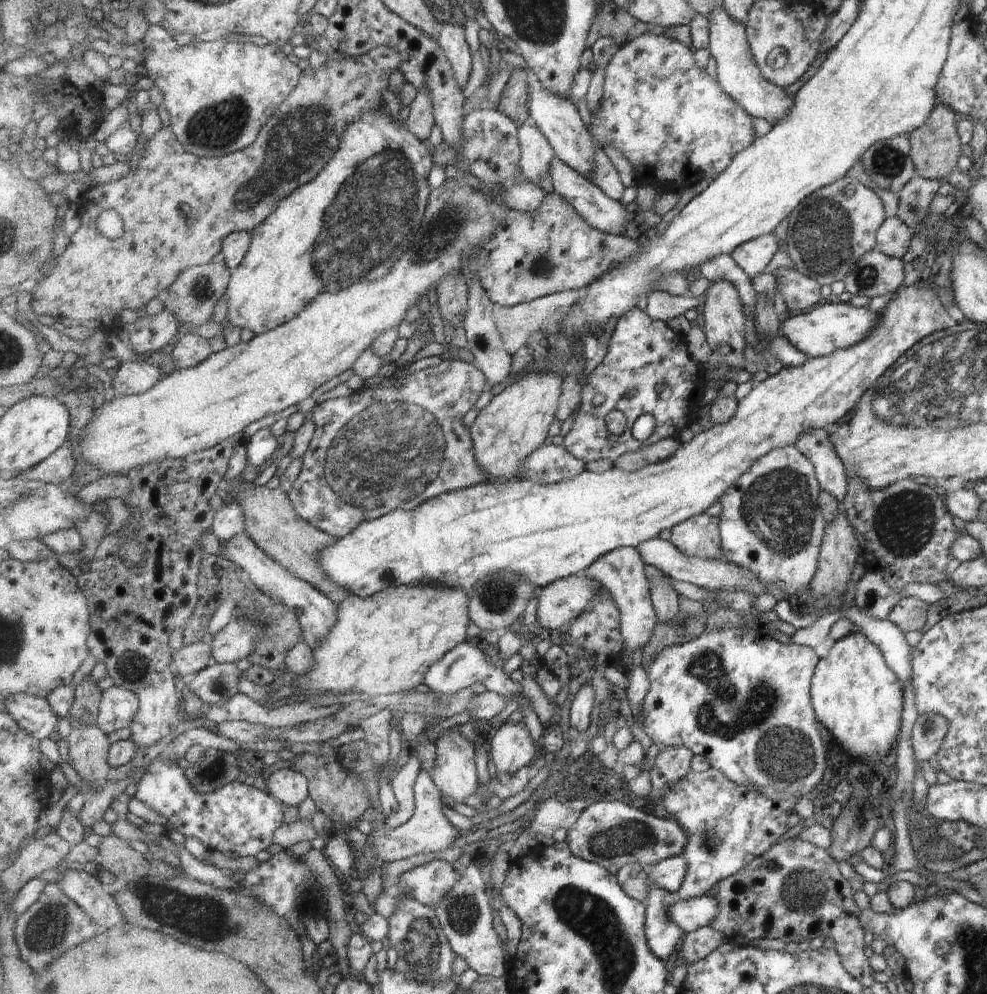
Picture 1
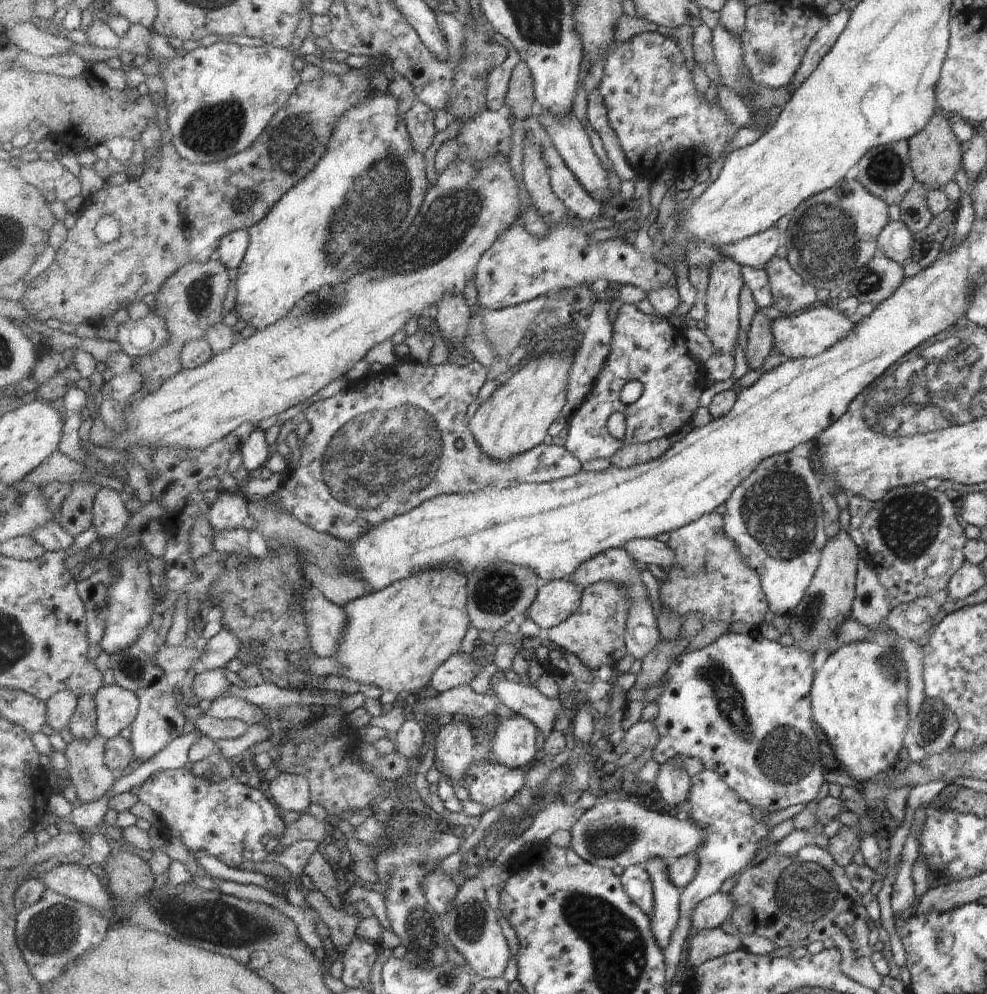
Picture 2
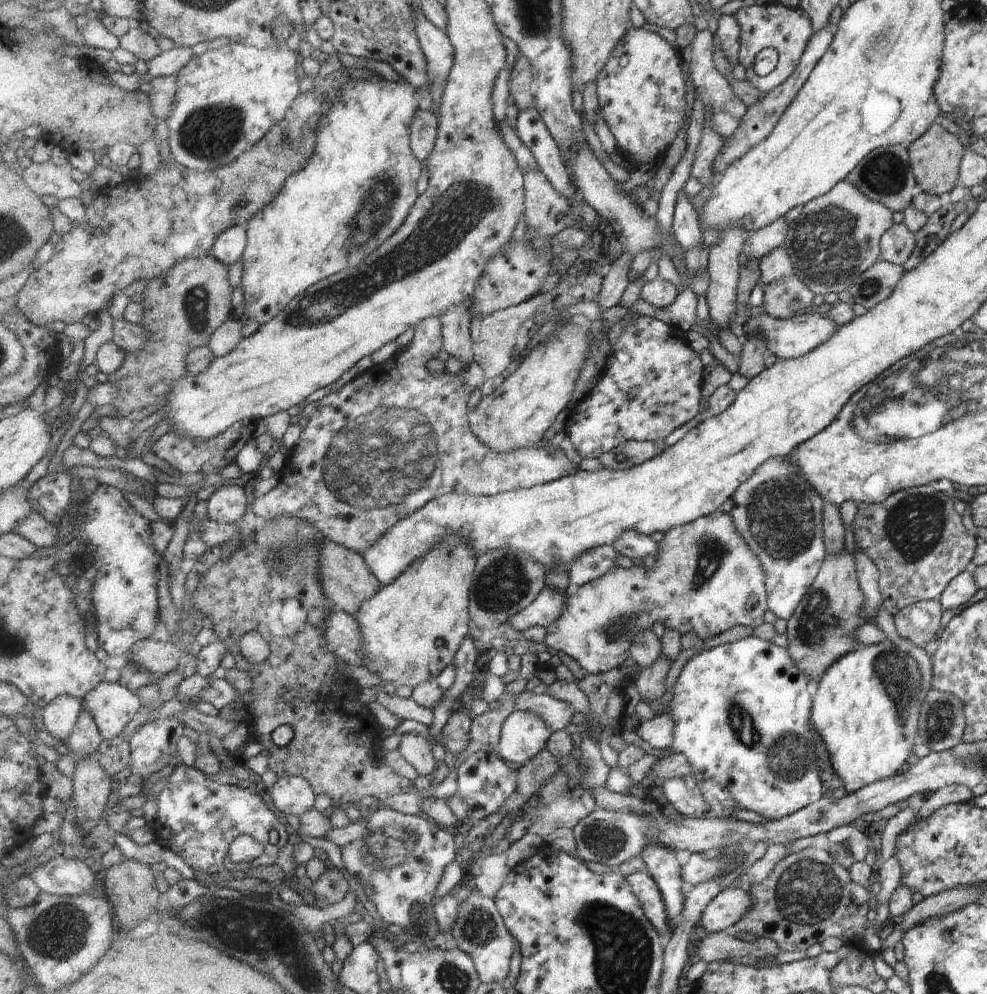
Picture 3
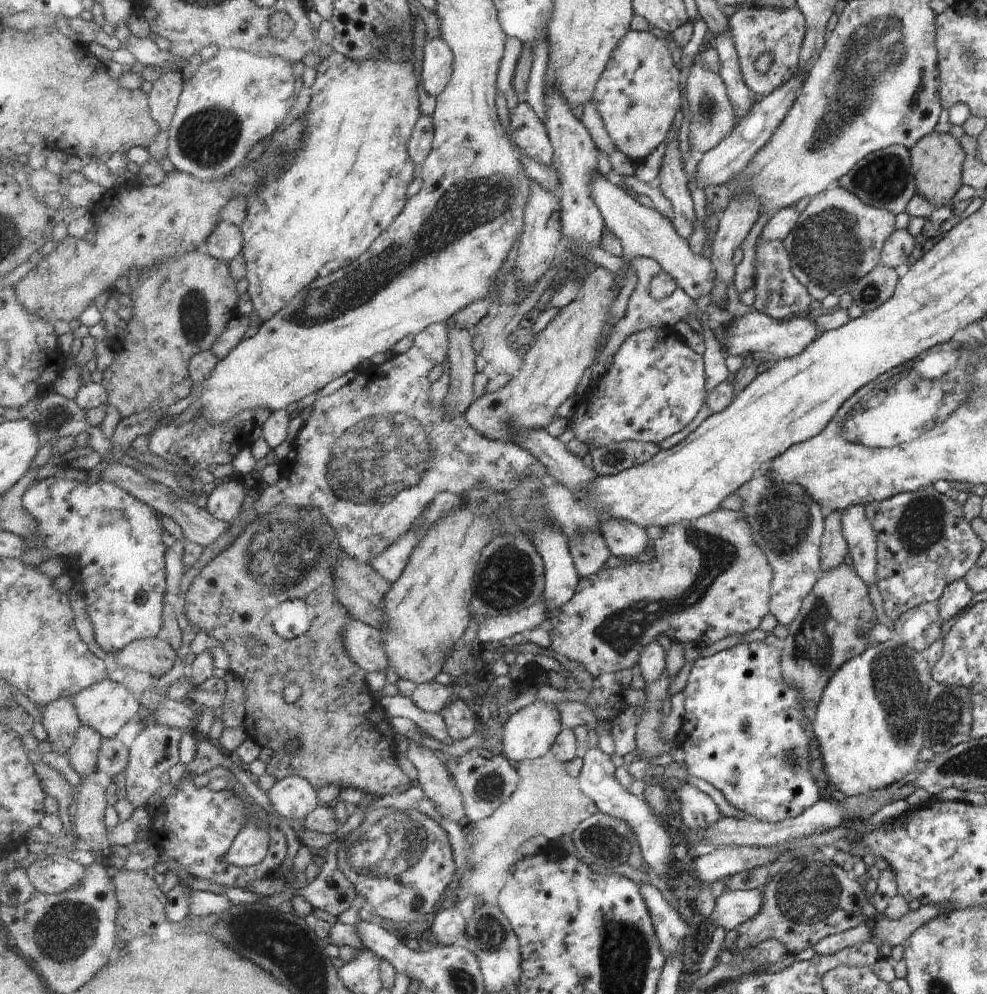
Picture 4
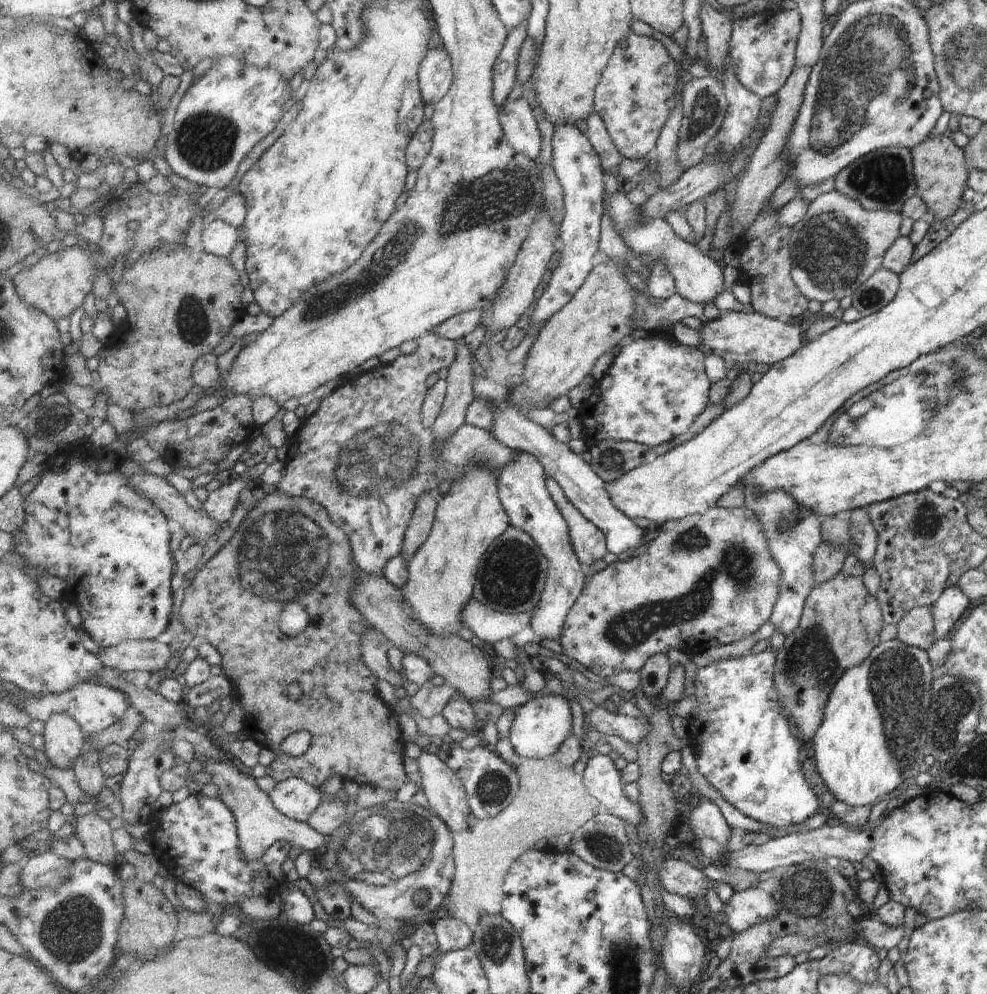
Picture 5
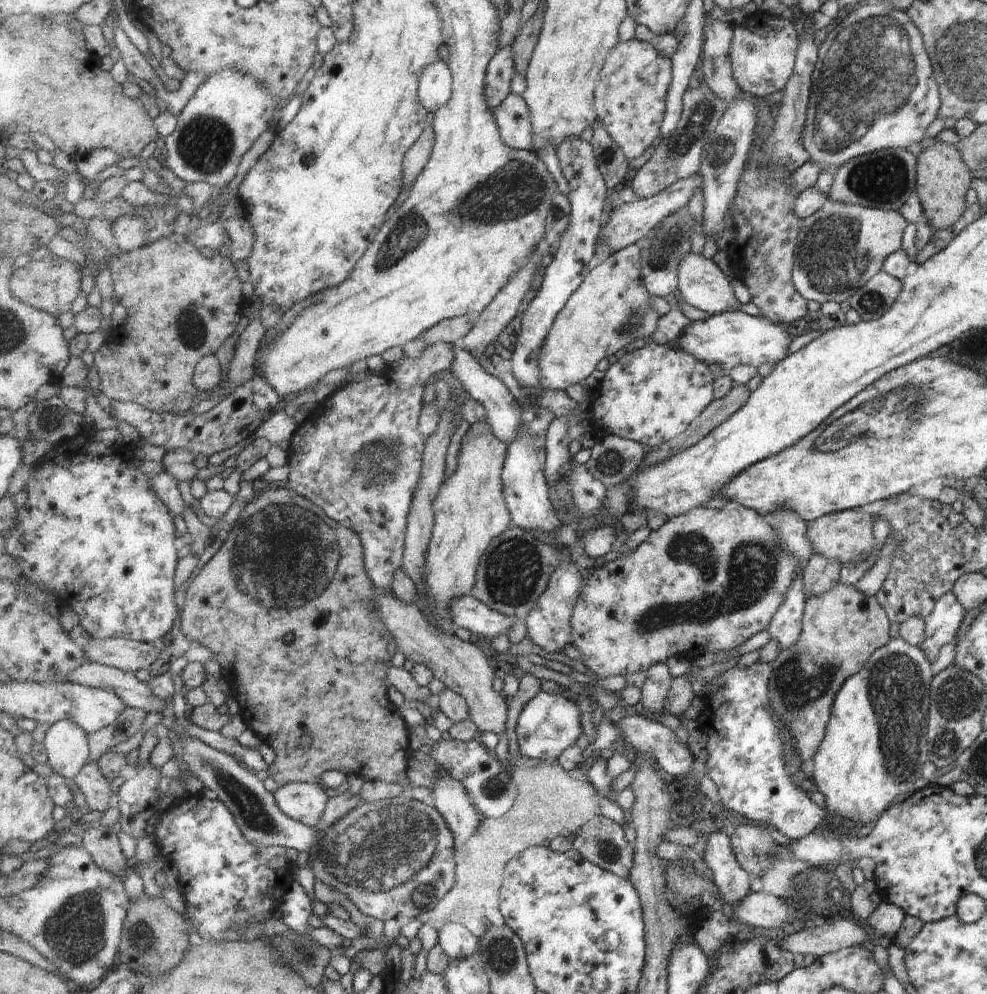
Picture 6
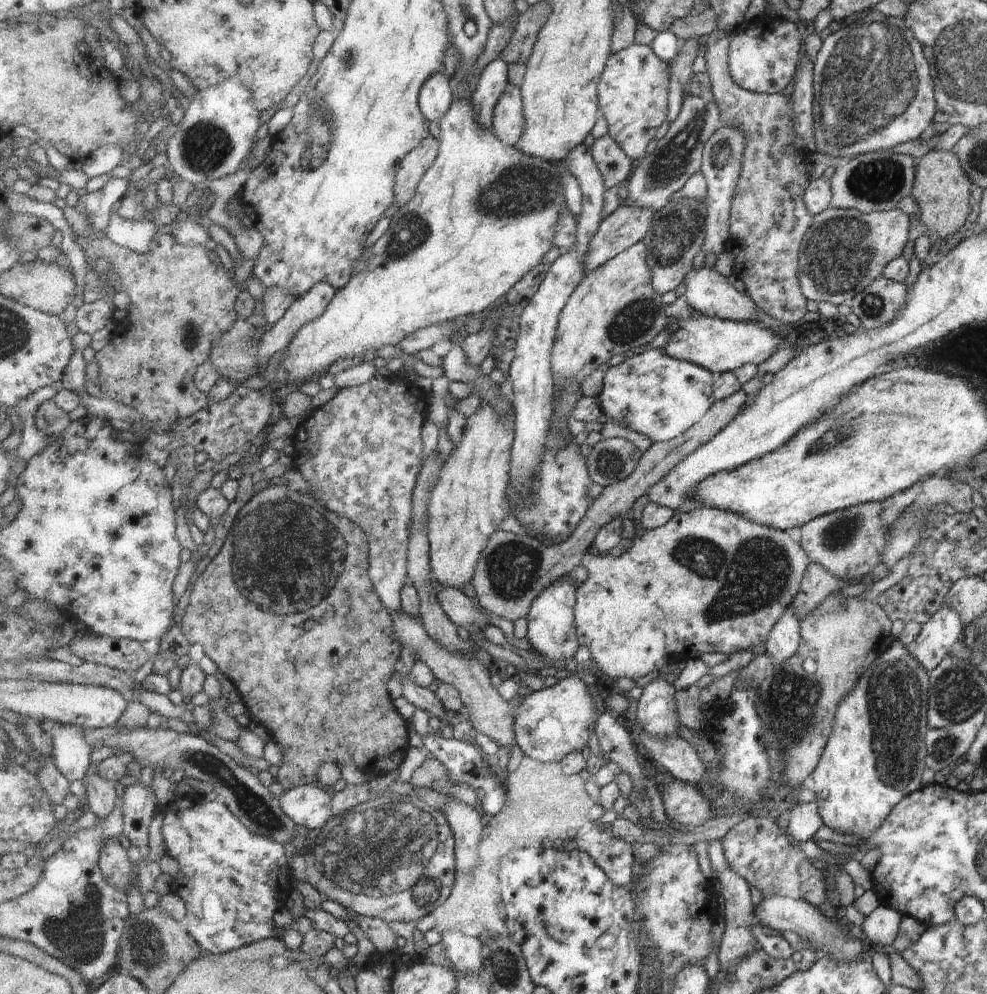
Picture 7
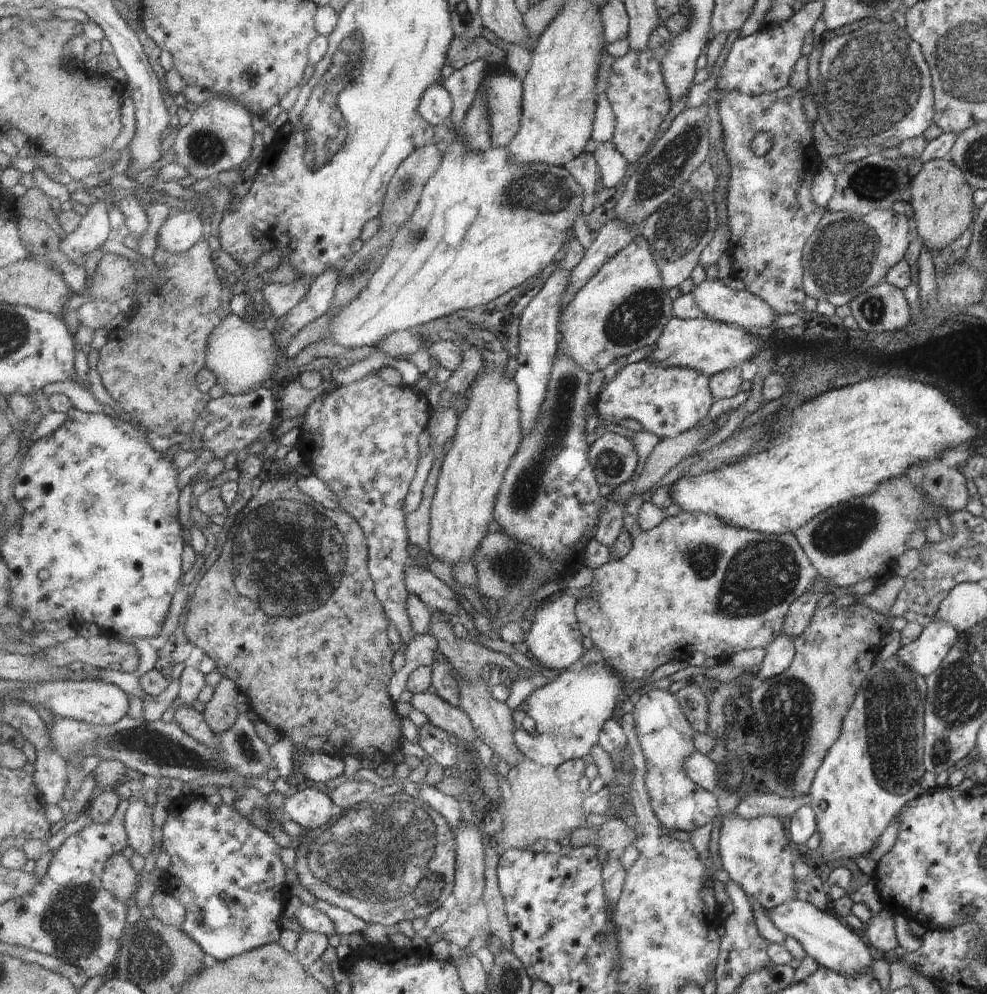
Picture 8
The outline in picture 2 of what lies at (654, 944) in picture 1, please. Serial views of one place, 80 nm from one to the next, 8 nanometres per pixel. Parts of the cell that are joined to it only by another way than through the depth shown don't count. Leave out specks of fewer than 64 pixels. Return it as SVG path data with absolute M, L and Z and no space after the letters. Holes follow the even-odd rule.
M653 858L643 865L653 884L655 892L655 914L651 918L651 930L659 944L659 948L665 952L665 948L671 944L673 932L679 928L681 890L671 882L671 876L667 874L667 864L663 858Z

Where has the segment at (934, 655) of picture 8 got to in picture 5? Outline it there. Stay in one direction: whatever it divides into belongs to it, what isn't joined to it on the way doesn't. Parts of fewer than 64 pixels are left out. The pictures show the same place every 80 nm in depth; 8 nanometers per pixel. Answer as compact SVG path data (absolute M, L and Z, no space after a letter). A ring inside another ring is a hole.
M949 586L941 592L937 601L930 607L933 620L933 643L944 640L951 626L960 620L970 601L957 586Z

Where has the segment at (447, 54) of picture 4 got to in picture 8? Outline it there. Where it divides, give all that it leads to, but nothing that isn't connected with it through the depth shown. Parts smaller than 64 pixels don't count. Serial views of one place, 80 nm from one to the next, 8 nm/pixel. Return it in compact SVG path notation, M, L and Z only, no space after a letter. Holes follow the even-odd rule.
M443 81L430 86L428 92L421 99L421 116L431 126L449 125L453 111L454 102L452 94L444 87Z

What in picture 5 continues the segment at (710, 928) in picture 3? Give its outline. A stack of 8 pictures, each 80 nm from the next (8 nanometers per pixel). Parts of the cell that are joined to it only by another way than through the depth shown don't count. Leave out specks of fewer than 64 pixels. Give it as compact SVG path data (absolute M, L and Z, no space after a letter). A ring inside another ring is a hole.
M754 887L734 892L729 904L722 906L725 920L731 930L745 931L759 922L771 920L777 914L777 904L763 890Z

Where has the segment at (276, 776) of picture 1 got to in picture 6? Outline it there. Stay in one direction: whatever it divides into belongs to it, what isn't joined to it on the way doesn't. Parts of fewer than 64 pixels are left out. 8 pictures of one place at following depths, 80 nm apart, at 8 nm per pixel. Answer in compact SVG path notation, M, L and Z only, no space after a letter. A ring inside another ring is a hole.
M305 782L281 785L273 796L284 814L315 829L319 828L329 801L321 786Z

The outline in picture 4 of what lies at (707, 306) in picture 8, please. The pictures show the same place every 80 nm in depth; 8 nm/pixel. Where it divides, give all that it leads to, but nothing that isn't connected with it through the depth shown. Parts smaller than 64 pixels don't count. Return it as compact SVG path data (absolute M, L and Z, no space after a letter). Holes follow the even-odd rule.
M597 173L592 183L592 197L596 200L607 228L616 234L621 241L626 256L623 261L632 266L630 262L637 257L655 259L662 270L668 272L679 288L683 288L691 299L710 296L715 290L717 274L710 259L697 256L689 242L681 238L673 222L657 212L656 209L644 206L636 200L635 195L616 180L607 180Z

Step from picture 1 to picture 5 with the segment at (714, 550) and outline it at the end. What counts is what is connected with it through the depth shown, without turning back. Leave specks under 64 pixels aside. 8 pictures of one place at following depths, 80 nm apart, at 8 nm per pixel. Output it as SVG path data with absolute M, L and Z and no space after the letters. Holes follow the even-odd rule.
M715 507L707 510L705 514L667 522L649 536L647 545L646 551L640 551L639 555L627 562L614 560L604 570L592 576L589 575L585 580L584 594L577 598L576 605L573 606L572 610L569 610L568 618L565 618L565 627L561 632L561 638L559 638L559 642L564 648L563 653L567 657L577 660L603 680L613 676L613 674L626 671L639 673L649 658L655 654L667 654L671 648L677 648L677 650L694 656L709 650L709 648L715 648L715 646L739 642L739 640L755 634L759 627L771 617L773 606L776 605L776 599L779 597L781 572L768 550L768 540L765 539L764 532L761 531L760 523L757 522L757 514L753 514L751 510L747 510L745 507L734 509Z

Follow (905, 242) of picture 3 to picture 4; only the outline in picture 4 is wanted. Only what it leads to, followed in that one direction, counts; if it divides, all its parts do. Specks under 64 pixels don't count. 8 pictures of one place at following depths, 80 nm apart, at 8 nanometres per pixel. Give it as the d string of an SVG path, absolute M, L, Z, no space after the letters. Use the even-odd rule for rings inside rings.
M893 230L883 242L878 264L893 269L903 266L907 263L913 248L914 238L906 230Z

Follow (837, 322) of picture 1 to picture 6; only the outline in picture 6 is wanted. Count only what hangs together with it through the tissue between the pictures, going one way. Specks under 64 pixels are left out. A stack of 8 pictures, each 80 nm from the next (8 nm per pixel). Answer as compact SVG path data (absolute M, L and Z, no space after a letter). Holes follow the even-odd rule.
M735 310L689 324L679 333L672 345L687 354L693 354L708 366L721 366L724 374L728 374L735 366L740 365L759 367L769 363L773 366L786 357L788 346L793 339L784 326L762 316L749 316Z

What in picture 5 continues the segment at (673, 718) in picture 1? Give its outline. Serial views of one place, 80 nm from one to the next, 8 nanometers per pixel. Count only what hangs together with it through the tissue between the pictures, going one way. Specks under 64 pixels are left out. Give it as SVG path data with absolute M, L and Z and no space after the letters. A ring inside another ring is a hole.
M775 648L713 662L697 669L695 686L696 713L687 719L687 742L694 753L697 772L719 792L721 797L743 815L775 829L787 829L813 817L817 800L799 774L799 744L789 730L785 704L774 685Z

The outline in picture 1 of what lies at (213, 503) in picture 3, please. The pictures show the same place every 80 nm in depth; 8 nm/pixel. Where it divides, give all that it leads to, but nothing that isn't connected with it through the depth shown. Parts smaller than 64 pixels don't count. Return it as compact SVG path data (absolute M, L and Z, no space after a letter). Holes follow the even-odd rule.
M225 501L216 512L213 522L213 533L221 542L231 542L235 536L241 536L248 530L245 514L237 502Z

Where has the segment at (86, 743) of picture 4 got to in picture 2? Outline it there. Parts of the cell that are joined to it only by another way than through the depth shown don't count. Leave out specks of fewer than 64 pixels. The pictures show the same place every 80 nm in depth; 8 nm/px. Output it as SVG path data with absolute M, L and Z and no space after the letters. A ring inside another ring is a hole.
M83 694L78 697L77 710L70 723L74 738L95 738L98 734L98 713L96 694Z

